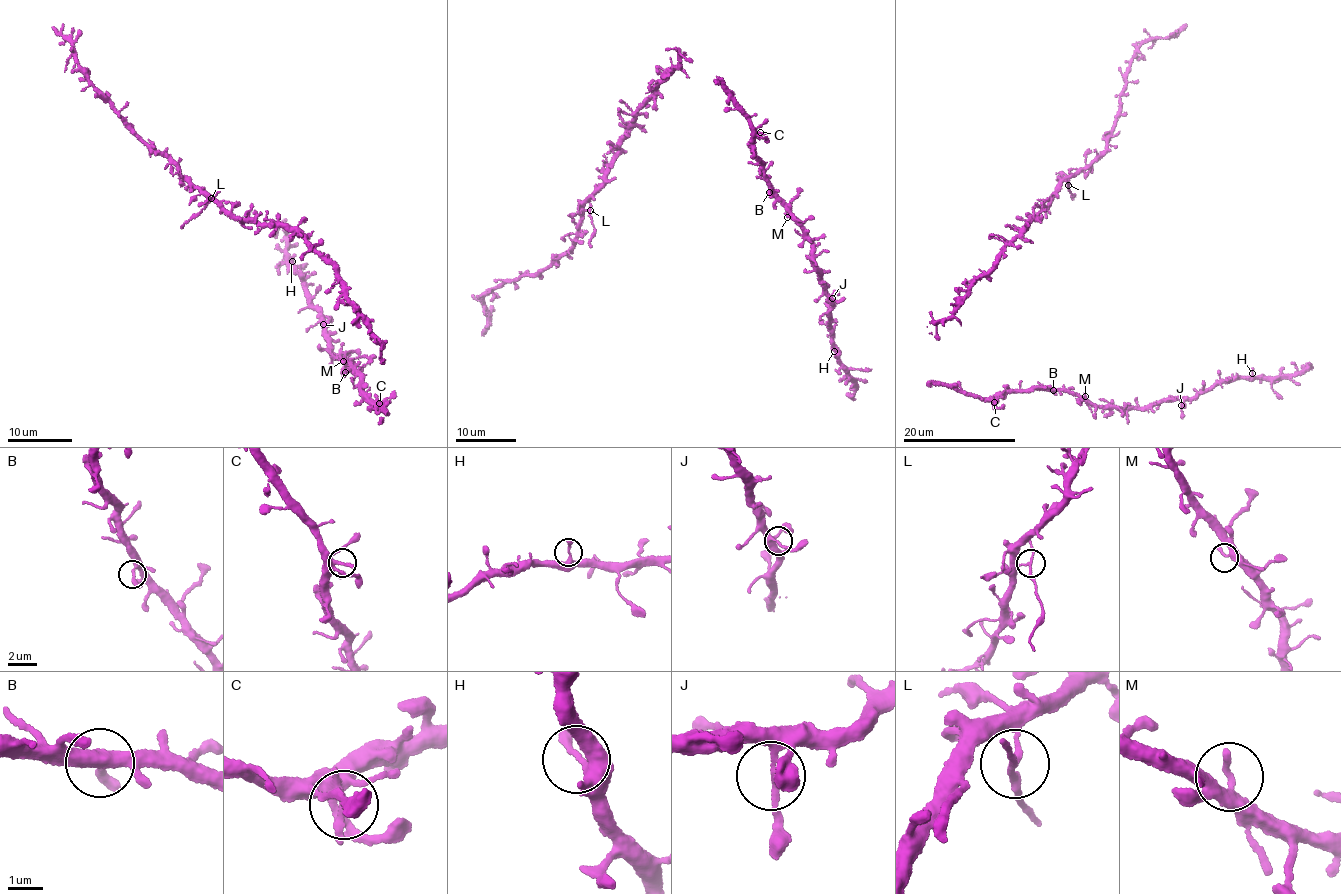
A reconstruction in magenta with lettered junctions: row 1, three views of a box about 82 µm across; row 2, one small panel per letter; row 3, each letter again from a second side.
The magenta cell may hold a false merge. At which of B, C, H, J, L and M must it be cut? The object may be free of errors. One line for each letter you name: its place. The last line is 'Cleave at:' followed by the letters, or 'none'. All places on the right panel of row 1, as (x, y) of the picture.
L: (1068, 185)
Cleave at: L

